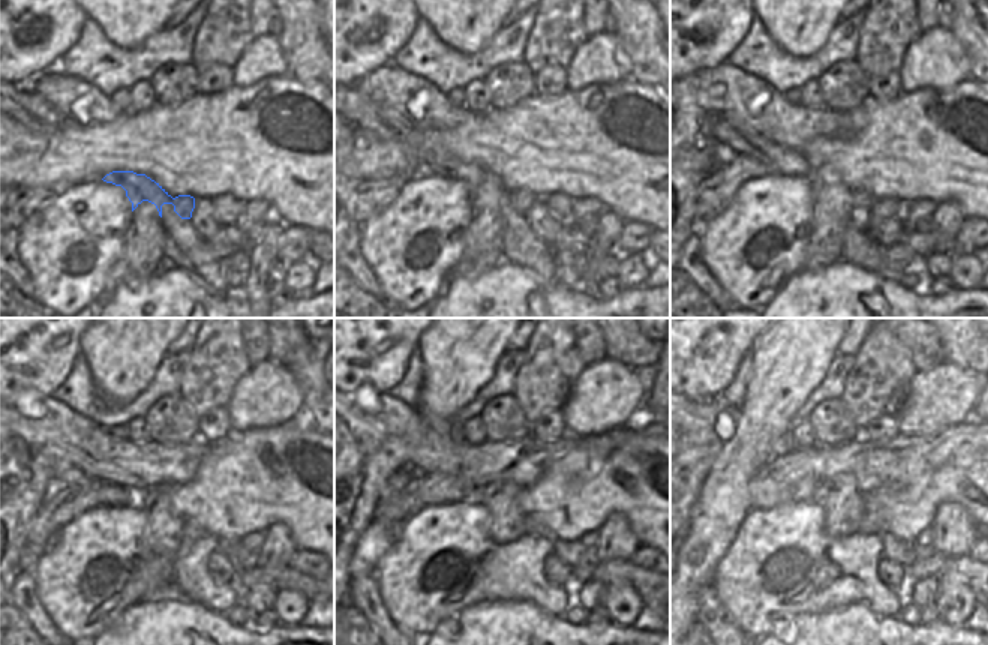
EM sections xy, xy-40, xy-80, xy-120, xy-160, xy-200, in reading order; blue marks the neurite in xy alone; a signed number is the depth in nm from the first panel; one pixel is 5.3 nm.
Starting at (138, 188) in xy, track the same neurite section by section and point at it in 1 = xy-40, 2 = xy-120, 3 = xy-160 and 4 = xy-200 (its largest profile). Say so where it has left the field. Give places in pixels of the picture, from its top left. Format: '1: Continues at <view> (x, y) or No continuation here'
1: Continues at xy-40 (447, 167)
2: Continues at xy-120 (191, 530)
3: Continues at xy-160 (534, 525)
4: Continues at xy-200 (871, 522)

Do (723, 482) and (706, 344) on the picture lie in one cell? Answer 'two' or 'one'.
two

